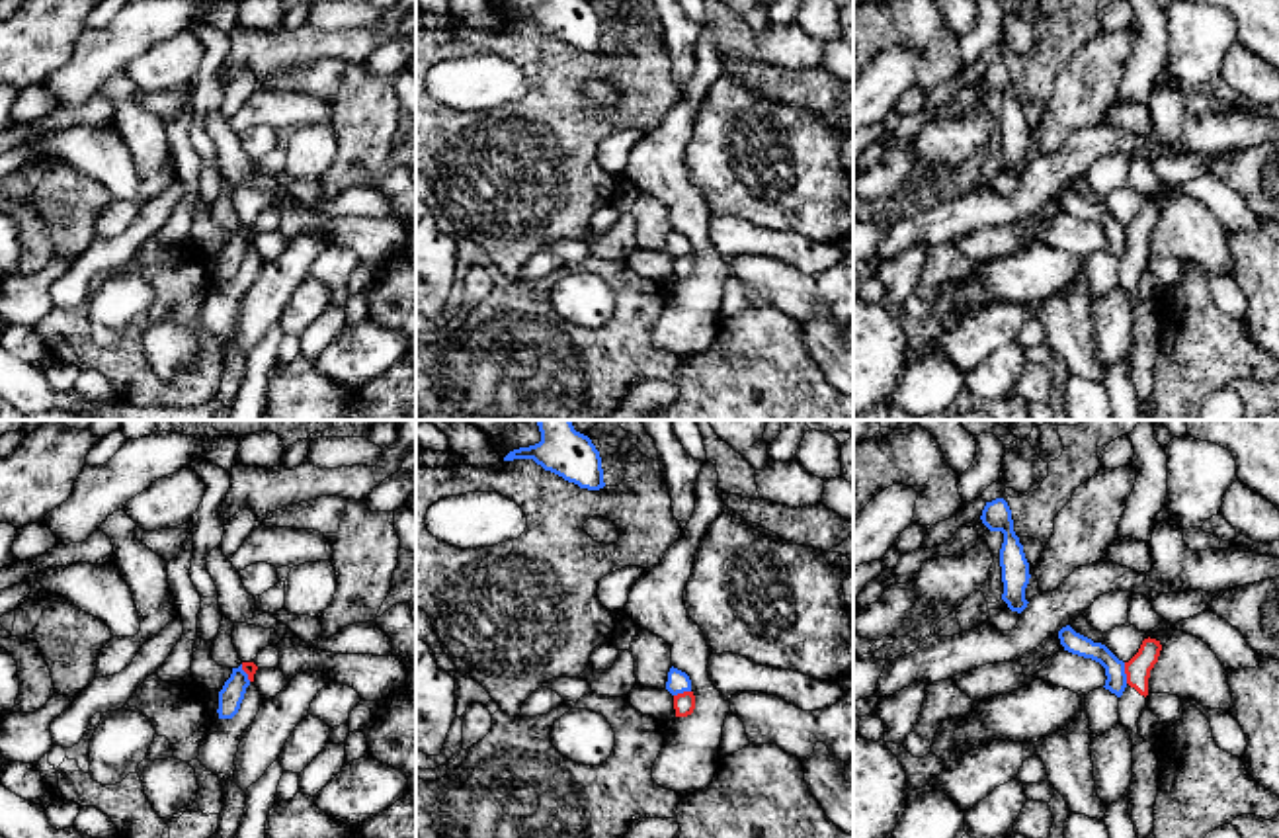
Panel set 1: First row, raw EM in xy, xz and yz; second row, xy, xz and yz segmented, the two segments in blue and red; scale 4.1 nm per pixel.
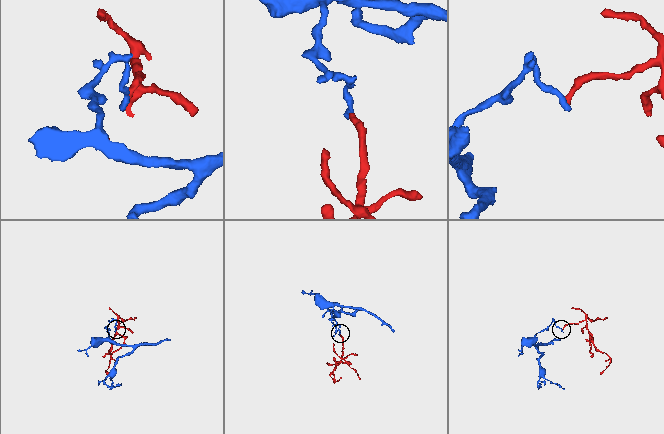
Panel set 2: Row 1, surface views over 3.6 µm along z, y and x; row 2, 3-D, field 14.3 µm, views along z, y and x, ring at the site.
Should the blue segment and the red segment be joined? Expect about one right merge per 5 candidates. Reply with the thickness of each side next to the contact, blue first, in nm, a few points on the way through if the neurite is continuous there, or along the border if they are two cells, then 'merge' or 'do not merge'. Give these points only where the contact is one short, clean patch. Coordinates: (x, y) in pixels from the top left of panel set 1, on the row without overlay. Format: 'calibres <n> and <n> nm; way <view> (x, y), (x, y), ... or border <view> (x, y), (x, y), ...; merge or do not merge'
calibres 90 and 100 nm; border yz (1123, 225), (1127, 245); do not merge

